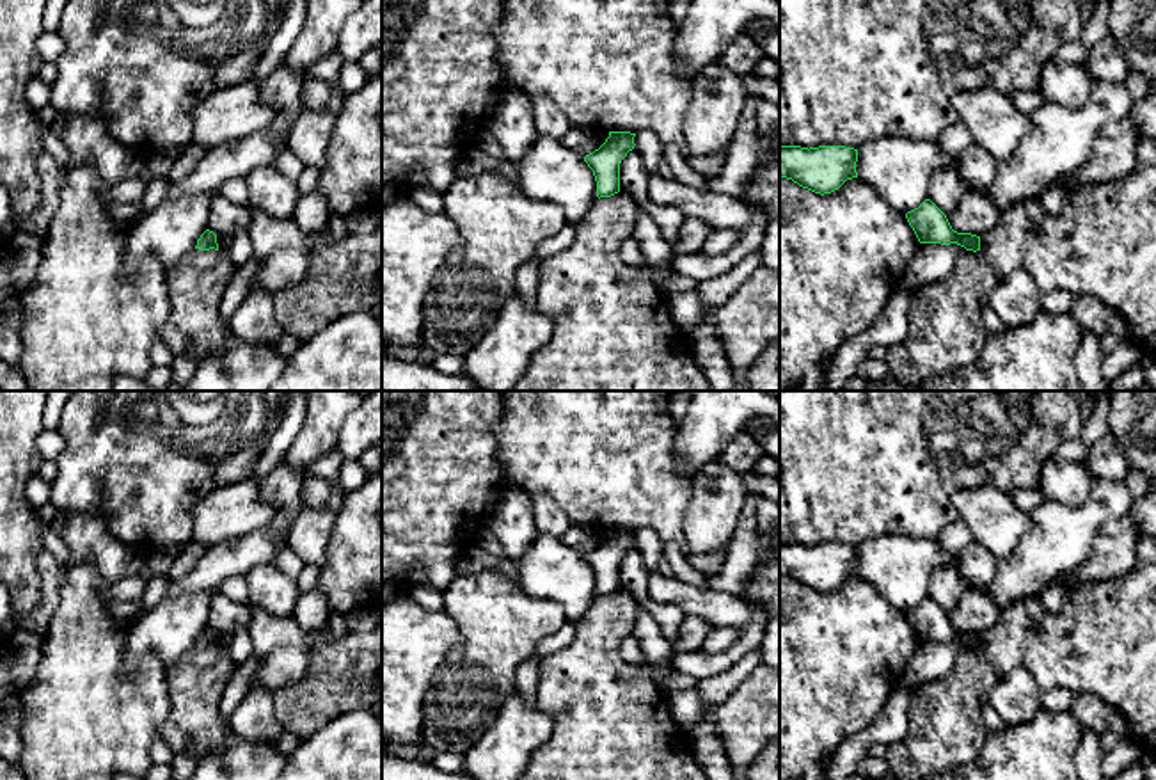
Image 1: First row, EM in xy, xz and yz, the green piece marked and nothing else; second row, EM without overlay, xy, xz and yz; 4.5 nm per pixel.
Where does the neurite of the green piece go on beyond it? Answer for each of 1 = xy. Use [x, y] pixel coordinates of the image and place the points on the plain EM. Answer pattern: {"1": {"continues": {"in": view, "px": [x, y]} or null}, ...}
{"1": {"continues": null}}

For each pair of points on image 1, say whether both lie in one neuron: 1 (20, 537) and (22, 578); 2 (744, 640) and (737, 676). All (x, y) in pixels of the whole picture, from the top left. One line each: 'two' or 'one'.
1: one
2: two

